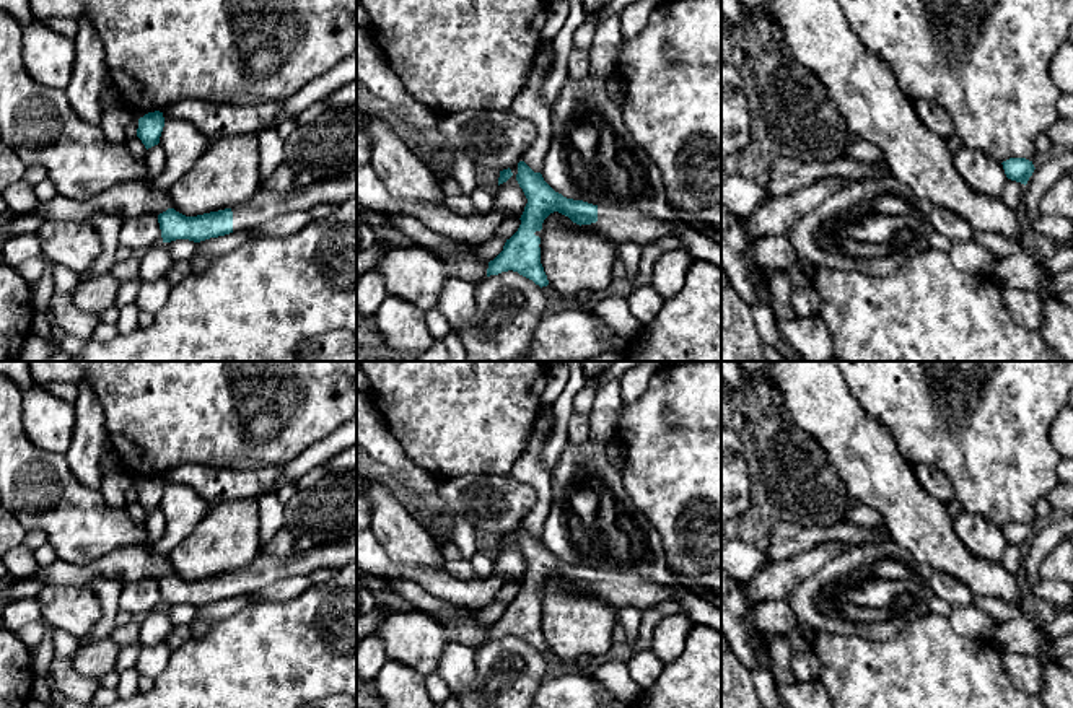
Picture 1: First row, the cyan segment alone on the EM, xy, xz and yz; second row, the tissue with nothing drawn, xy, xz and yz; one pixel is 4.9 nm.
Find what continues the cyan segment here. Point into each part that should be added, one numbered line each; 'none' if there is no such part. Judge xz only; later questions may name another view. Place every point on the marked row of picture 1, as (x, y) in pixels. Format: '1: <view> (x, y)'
1: xz (621, 225)

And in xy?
1: xy (323, 192)

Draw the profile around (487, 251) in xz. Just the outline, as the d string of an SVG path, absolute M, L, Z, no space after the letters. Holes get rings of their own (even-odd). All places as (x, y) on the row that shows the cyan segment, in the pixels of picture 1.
M493 236L480 246L474 246L472 259L488 264L503 251L505 243L505 238Z

